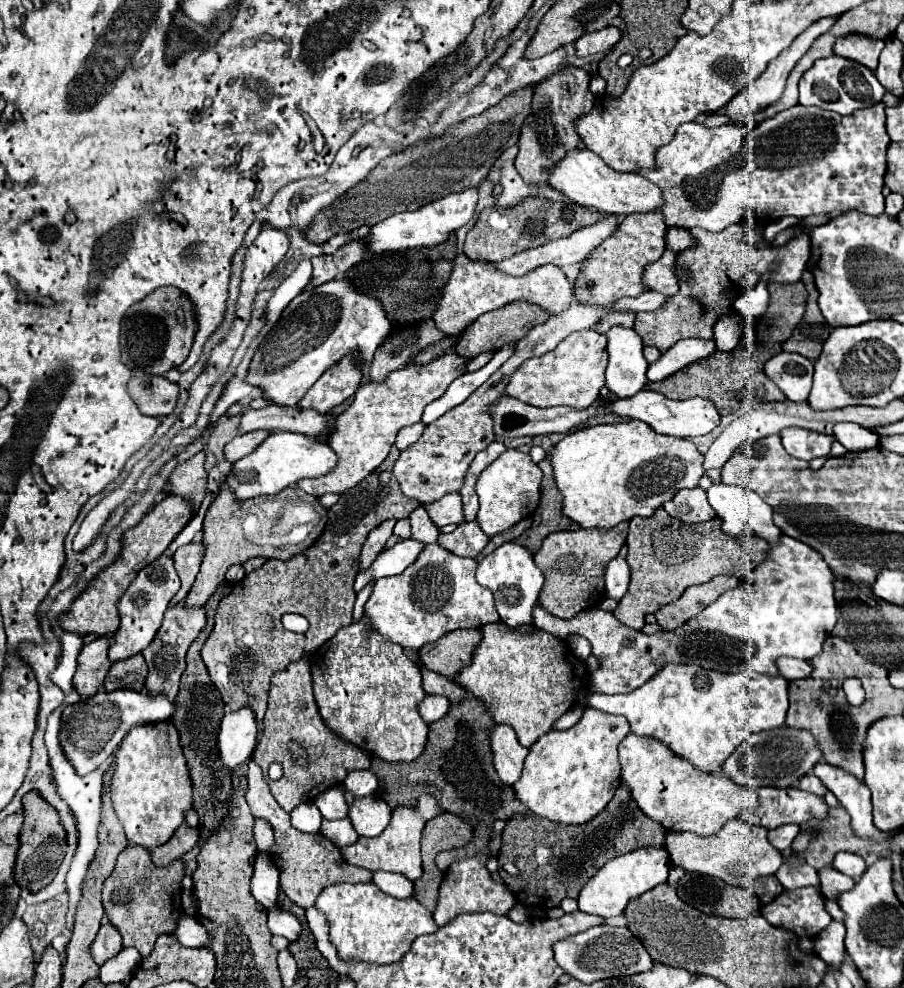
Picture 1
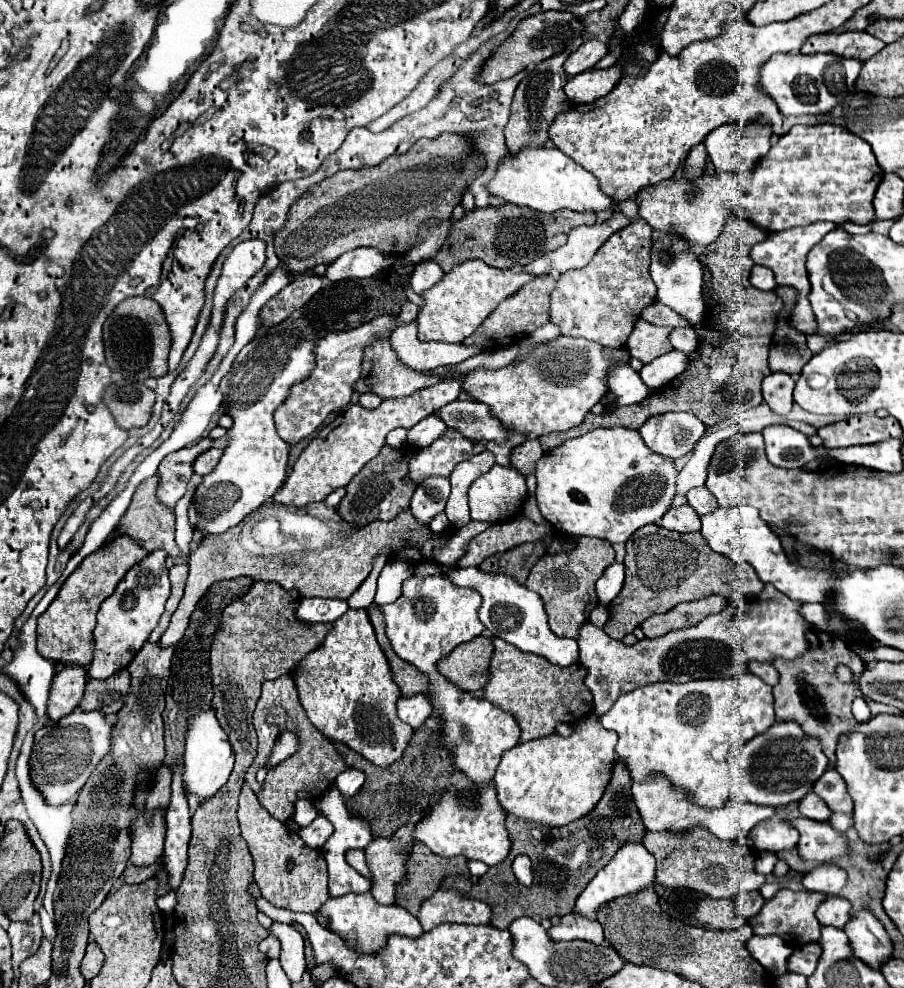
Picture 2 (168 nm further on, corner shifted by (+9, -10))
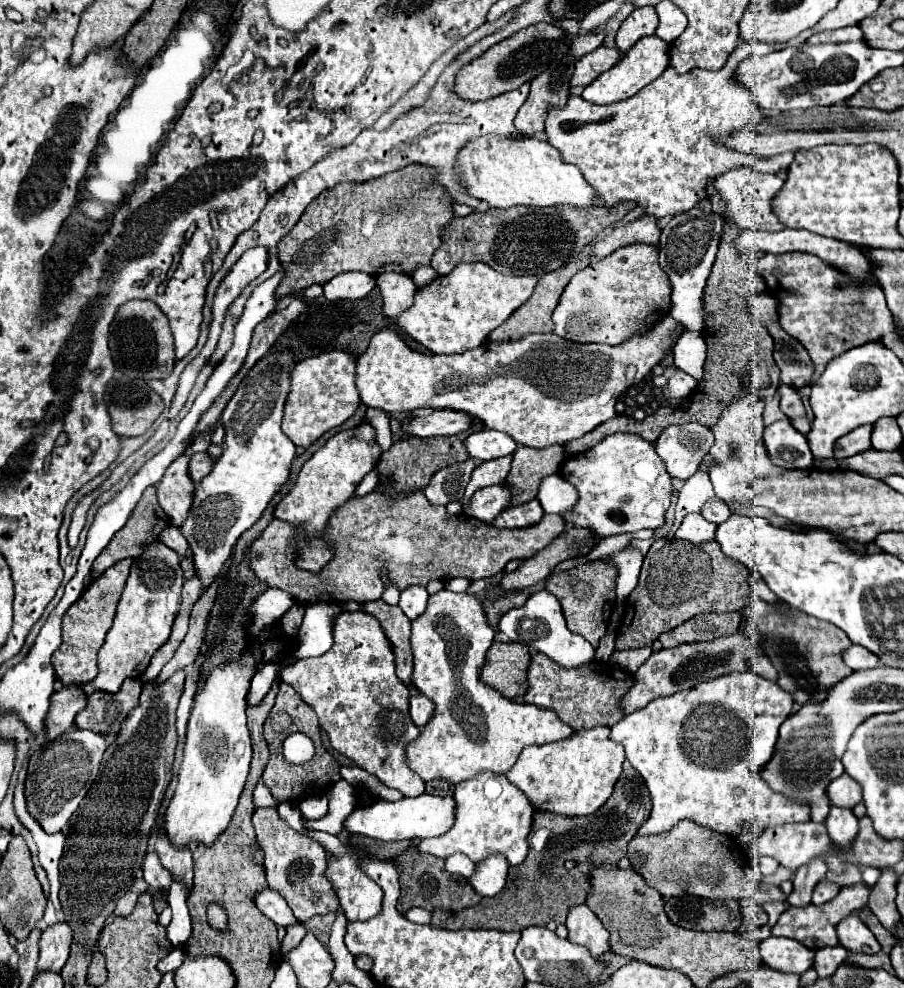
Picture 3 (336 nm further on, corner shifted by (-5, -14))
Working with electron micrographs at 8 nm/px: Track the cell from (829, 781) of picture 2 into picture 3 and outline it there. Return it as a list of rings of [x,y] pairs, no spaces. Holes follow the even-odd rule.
[[[846,773],[840,775],[838,779],[834,779],[828,785],[826,793],[828,793],[828,799],[830,799],[832,805],[844,807],[844,809],[852,809],[852,807],[856,807],[862,801],[860,785],[852,777],[848,777]]]

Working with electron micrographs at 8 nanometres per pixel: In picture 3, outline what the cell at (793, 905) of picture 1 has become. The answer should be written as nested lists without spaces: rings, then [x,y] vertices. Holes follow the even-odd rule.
[[[858,883],[858,885],[852,885],[852,887],[842,887],[842,891],[828,903],[824,905],[814,905],[810,903],[808,907],[788,907],[778,923],[772,927],[772,933],[774,935],[782,935],[782,937],[790,937],[790,939],[796,939],[800,941],[802,945],[806,945],[808,949],[822,949],[826,945],[838,945],[838,939],[836,939],[836,923],[840,923],[844,917],[848,917],[850,913],[854,913],[856,909],[864,907],[868,903],[868,893],[870,889],[864,885],[864,883]]]

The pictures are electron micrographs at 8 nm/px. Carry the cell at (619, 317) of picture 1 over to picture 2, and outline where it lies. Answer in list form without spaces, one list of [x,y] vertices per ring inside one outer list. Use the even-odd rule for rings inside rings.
[[[636,219],[614,233],[584,269],[564,273],[550,293],[550,323],[558,325],[562,335],[584,337],[604,347],[624,347],[642,309],[656,297],[656,285],[648,275],[650,235],[652,227],[644,219]]]

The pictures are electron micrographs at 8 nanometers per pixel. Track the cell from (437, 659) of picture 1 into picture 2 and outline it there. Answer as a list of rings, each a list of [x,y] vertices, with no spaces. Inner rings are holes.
[[[476,637],[440,661],[440,673],[464,691],[480,691],[488,683],[488,667],[494,647],[490,637]]]

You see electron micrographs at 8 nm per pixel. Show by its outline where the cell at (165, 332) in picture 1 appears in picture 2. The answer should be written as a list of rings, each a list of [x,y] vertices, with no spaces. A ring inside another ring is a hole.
[[[148,297],[124,299],[120,305],[114,307],[114,311],[104,323],[104,353],[108,367],[138,381],[166,375],[170,343],[170,331],[164,325],[160,305]]]

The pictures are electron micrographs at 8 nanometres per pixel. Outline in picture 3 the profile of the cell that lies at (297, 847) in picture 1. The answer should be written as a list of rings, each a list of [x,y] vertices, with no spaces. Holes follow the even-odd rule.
[[[276,807],[256,809],[252,823],[256,829],[256,839],[266,855],[264,867],[266,867],[268,885],[286,899],[296,919],[308,921],[314,915],[336,913],[340,909],[340,903],[338,903],[338,895],[334,895],[334,887],[330,879],[326,879],[328,859],[324,849],[306,835],[300,835],[292,827],[288,827],[288,823],[280,819]]]

